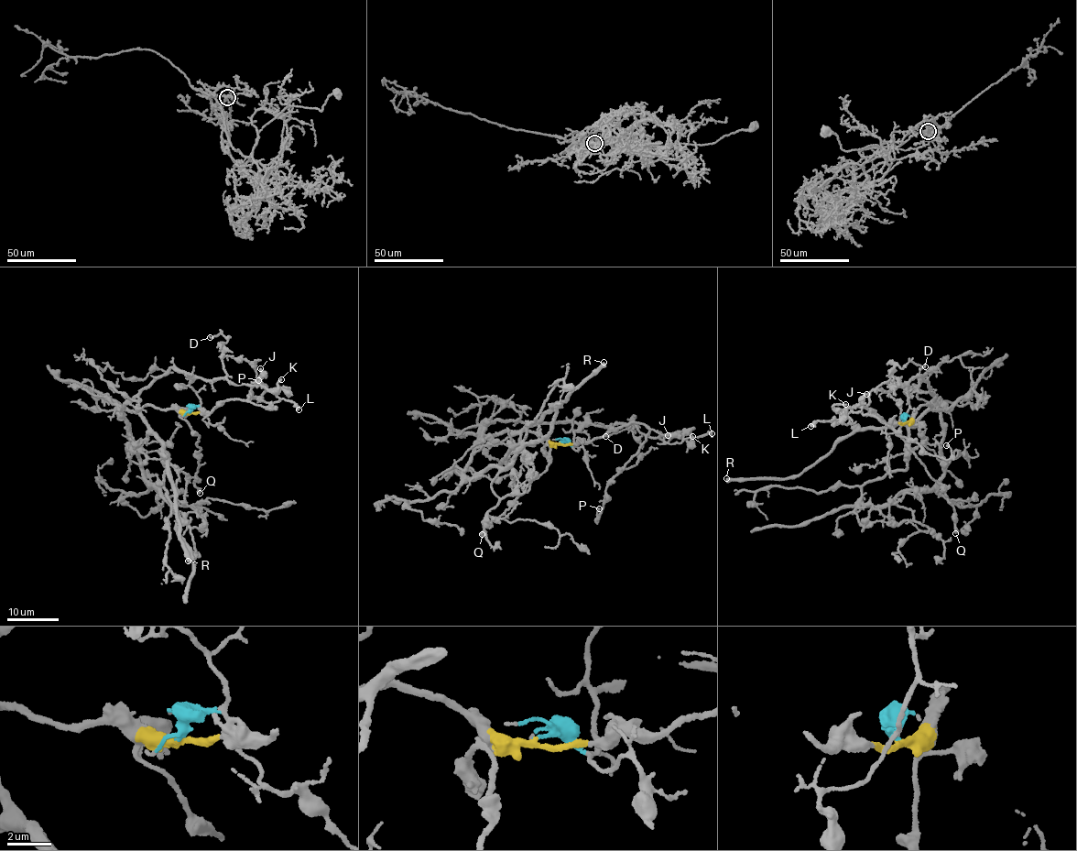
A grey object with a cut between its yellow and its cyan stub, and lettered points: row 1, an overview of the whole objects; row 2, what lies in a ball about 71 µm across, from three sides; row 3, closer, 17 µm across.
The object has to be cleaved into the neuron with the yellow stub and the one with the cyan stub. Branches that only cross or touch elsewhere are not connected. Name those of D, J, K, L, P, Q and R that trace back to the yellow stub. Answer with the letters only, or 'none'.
P, Q, R

